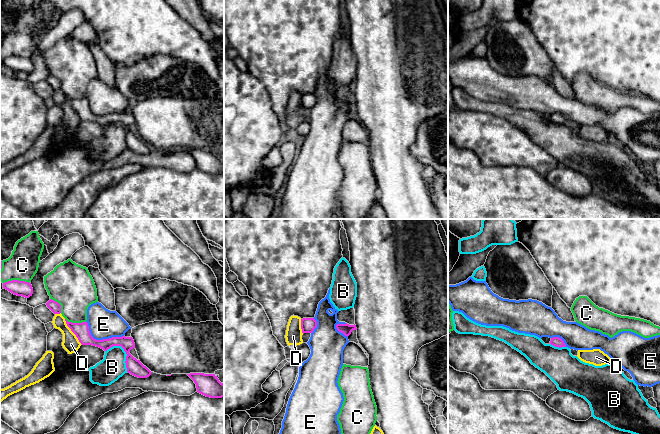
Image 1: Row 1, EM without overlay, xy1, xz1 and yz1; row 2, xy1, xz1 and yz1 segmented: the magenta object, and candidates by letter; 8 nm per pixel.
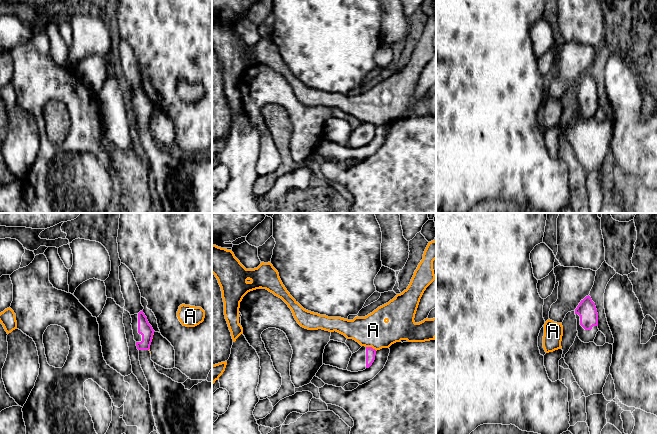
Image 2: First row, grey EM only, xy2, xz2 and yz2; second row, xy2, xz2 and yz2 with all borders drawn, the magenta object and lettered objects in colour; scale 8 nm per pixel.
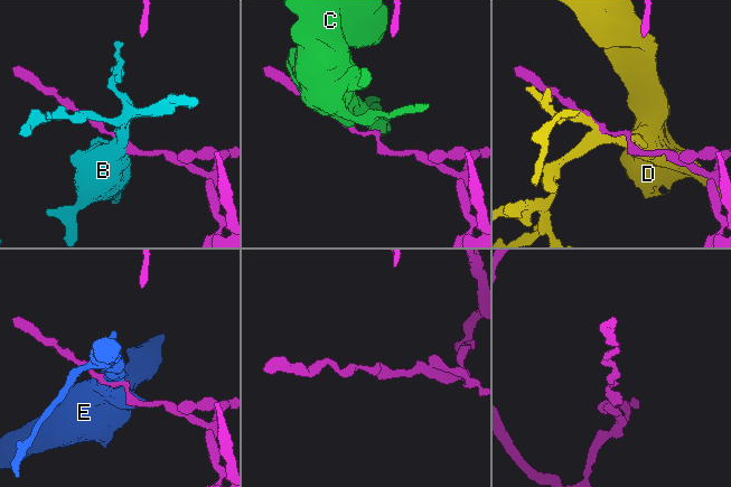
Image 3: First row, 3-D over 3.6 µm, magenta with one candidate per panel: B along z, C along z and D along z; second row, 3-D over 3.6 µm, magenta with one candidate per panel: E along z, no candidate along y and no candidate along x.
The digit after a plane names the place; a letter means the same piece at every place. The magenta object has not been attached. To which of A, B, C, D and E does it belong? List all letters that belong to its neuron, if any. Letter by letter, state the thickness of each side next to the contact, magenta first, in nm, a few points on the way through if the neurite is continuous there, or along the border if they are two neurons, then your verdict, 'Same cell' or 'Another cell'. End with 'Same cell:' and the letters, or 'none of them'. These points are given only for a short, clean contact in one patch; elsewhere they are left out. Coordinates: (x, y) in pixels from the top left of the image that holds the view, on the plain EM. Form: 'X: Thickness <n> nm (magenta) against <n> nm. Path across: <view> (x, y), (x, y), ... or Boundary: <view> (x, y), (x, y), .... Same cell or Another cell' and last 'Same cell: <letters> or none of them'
A: Thickness 80 nm (magenta) against 260 nm. Another cell
B: Thickness 120 nm (magenta) against 200 nm. Another cell
C: Thickness 130 nm (magenta) against 240 nm. Another cell
D: Thickness 120 nm (magenta) against 140 nm. Another cell
E: Thickness 120 nm (magenta) against 240 nm. Boundary: xy1 (86, 97), (89, 109), (96, 115), (123, 112). Another cell
Same cell: none of them

